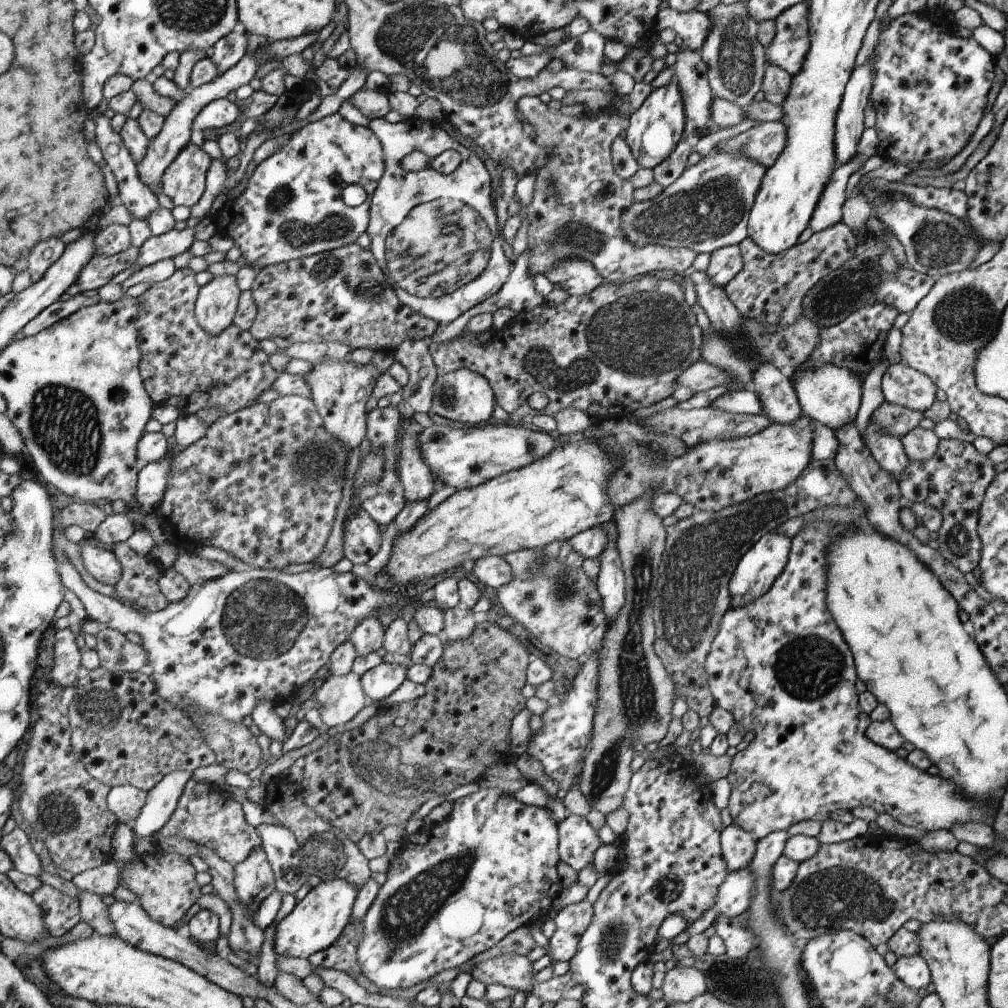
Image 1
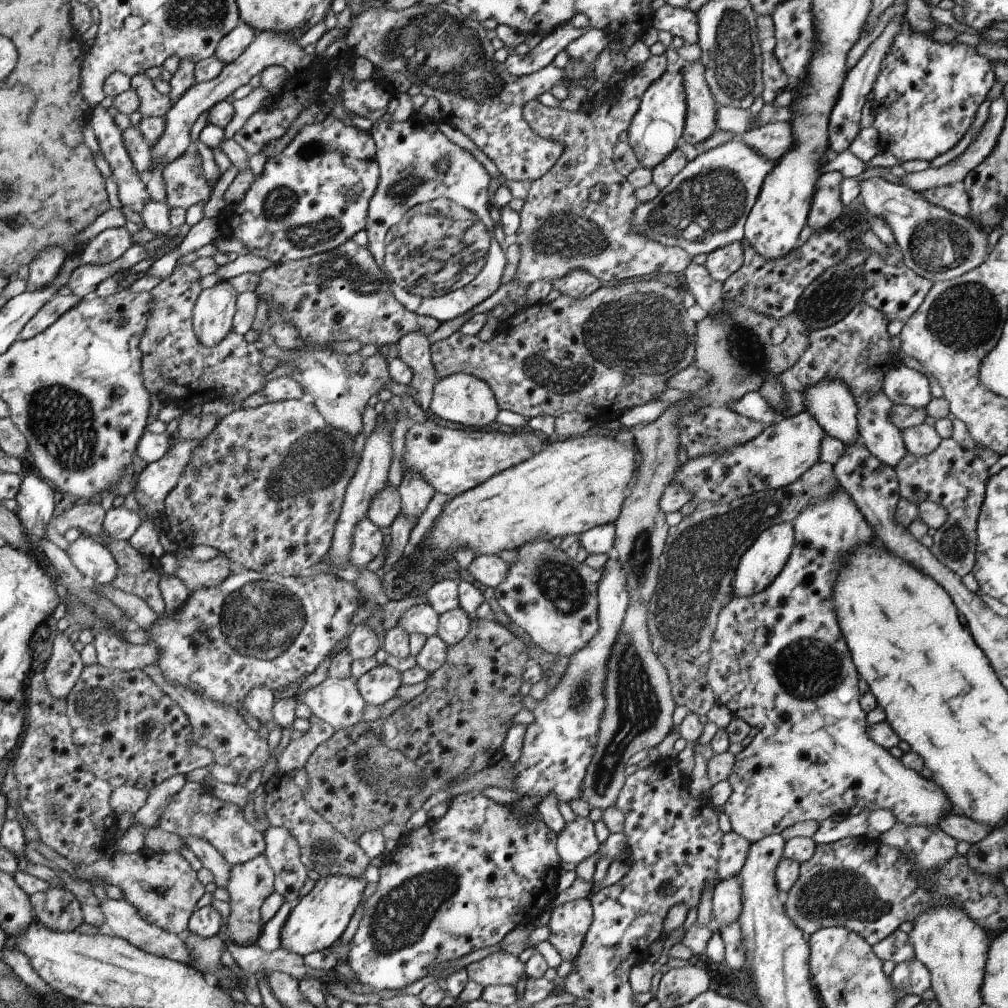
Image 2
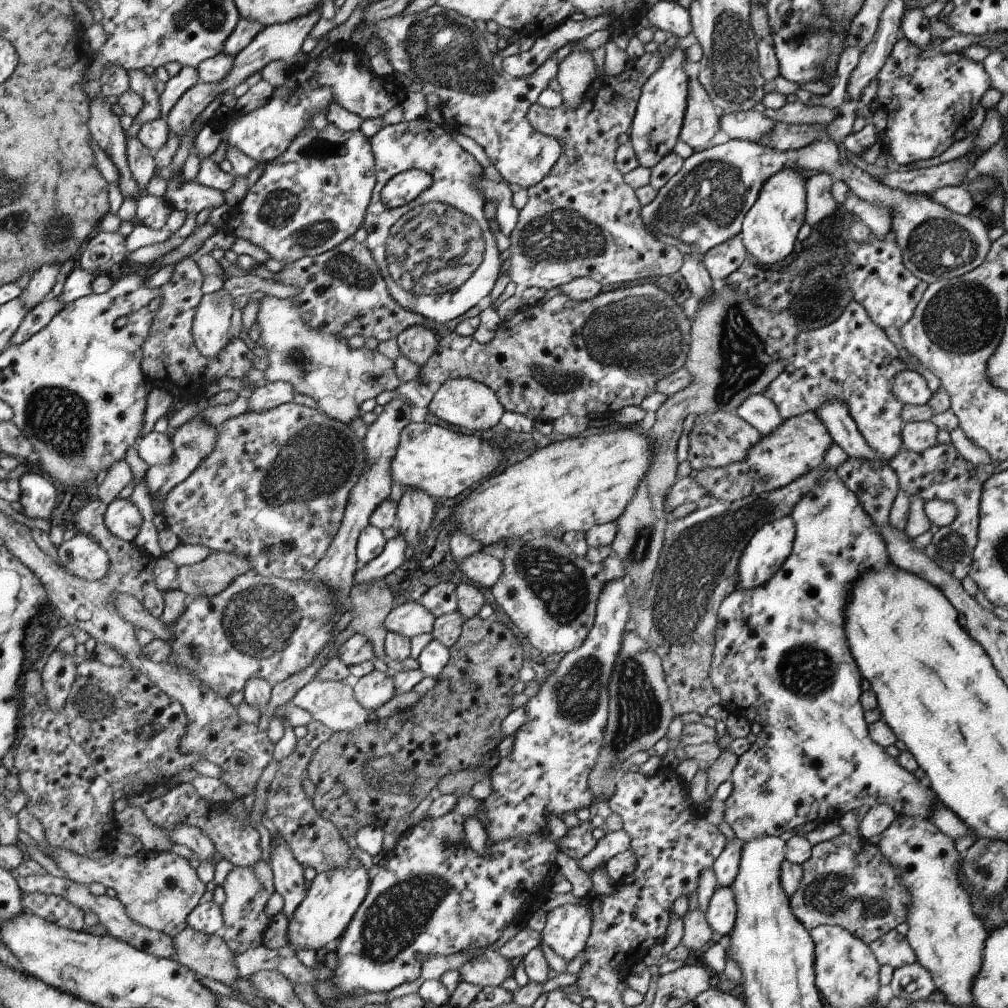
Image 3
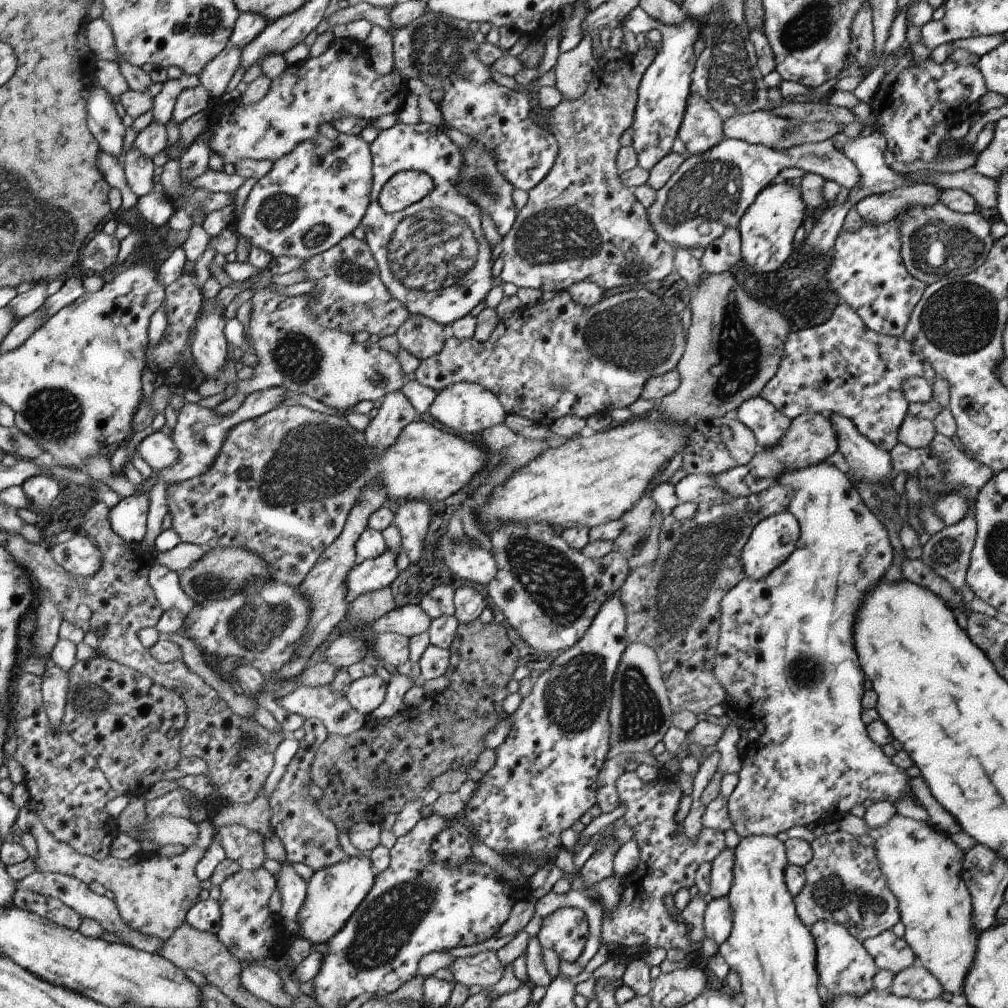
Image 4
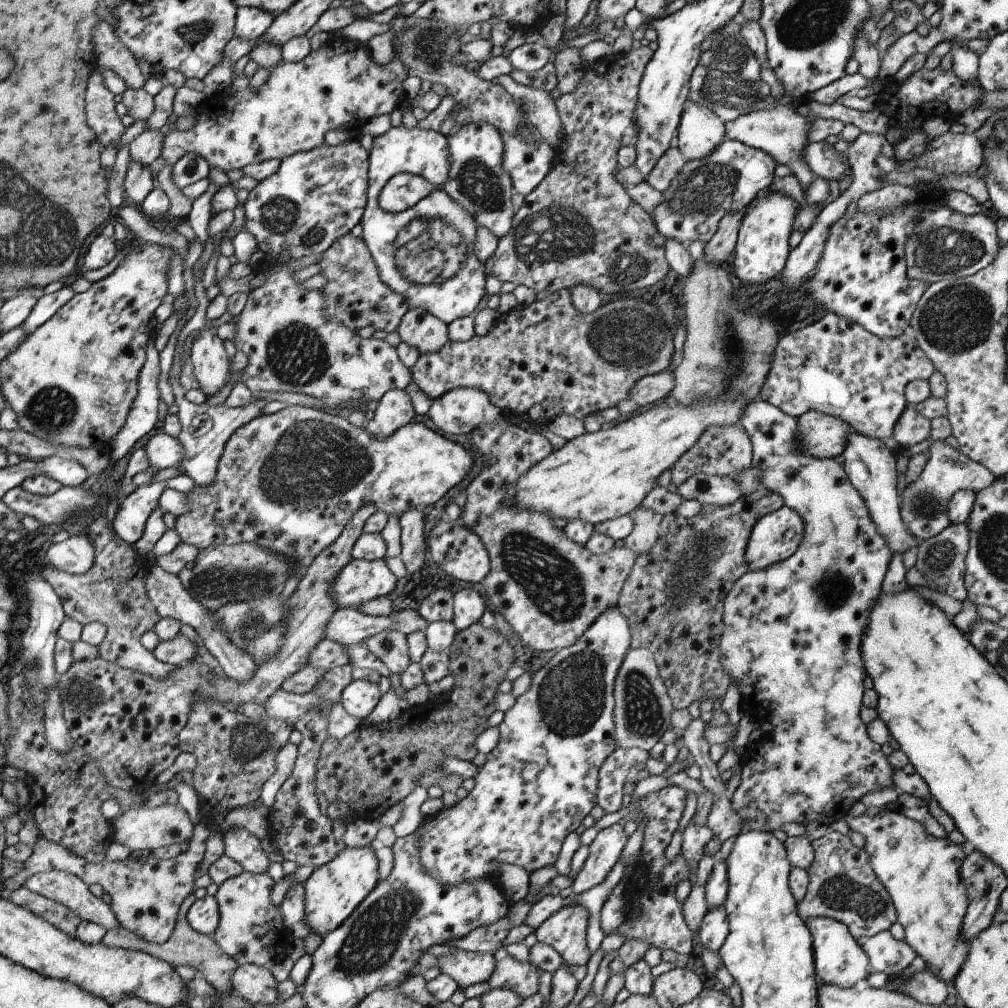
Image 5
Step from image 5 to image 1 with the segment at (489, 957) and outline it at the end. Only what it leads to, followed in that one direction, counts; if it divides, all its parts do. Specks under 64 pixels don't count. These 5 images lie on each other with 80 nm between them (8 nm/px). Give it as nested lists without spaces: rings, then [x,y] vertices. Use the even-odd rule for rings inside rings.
[[[505,954],[479,962],[471,975],[486,986],[498,983],[529,995],[535,973],[533,962],[526,955]]]

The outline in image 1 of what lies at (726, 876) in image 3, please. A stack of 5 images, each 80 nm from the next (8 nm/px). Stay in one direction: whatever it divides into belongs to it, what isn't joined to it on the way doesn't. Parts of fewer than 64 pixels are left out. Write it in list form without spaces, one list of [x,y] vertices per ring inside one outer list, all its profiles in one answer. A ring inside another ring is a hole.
[[[734,822],[723,827],[720,835],[721,855],[726,861],[727,869],[735,871],[748,867],[757,851],[758,841],[751,832],[735,825]]]

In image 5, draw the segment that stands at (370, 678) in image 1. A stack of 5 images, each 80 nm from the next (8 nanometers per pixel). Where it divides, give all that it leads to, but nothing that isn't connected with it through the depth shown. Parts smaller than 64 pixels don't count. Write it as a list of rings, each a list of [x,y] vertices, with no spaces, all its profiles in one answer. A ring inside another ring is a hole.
[[[356,679],[342,691],[340,699],[348,714],[364,720],[376,708],[381,696],[378,683]]]

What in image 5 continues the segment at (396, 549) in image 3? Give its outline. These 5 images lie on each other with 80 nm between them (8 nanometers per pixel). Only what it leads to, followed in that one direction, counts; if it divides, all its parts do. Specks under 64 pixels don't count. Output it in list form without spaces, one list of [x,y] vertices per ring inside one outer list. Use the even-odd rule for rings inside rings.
[[[353,558],[339,572],[331,593],[338,609],[348,609],[389,595],[396,586],[396,576],[386,566],[386,559],[359,561]]]

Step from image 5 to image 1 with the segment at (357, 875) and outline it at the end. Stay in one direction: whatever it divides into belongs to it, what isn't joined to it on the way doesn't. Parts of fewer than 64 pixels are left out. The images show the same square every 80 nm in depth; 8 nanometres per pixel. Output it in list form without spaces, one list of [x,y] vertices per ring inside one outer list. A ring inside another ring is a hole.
[[[342,878],[322,881],[316,887],[312,887],[306,897],[297,901],[294,910],[276,923],[274,950],[277,954],[308,959],[318,951],[328,949],[348,926],[358,890],[358,887],[354,887]]]

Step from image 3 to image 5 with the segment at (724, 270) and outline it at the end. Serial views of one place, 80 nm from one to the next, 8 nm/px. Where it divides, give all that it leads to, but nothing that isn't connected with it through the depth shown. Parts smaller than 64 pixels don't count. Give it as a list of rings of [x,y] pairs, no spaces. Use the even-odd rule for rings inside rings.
[[[745,210],[733,215],[726,215],[718,225],[716,234],[705,244],[705,254],[703,258],[706,263],[722,265],[730,254],[734,254],[739,226]]]

